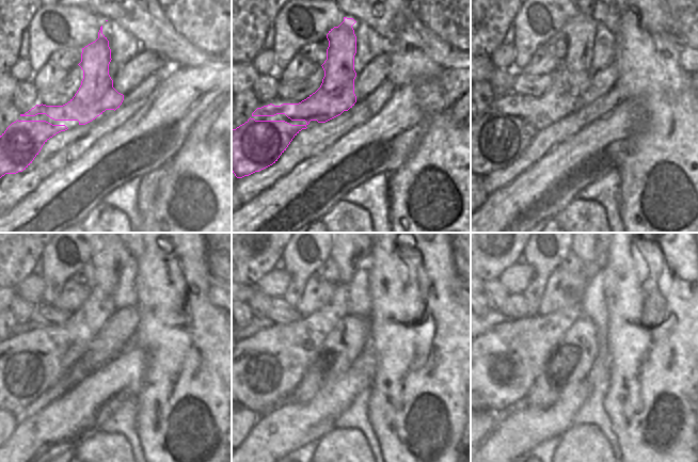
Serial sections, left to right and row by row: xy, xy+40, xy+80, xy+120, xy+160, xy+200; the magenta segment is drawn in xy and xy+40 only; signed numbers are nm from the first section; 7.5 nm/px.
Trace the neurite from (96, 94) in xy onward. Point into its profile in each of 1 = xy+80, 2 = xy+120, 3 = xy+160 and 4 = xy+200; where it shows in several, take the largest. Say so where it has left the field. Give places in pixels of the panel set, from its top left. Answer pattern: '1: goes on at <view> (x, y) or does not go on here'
1: goes on at xy+80 (492, 145)
2: goes on at xy+120 (14, 384)
3: goes on at xy+160 (258, 384)
4: goes on at xy+200 (505, 384)

